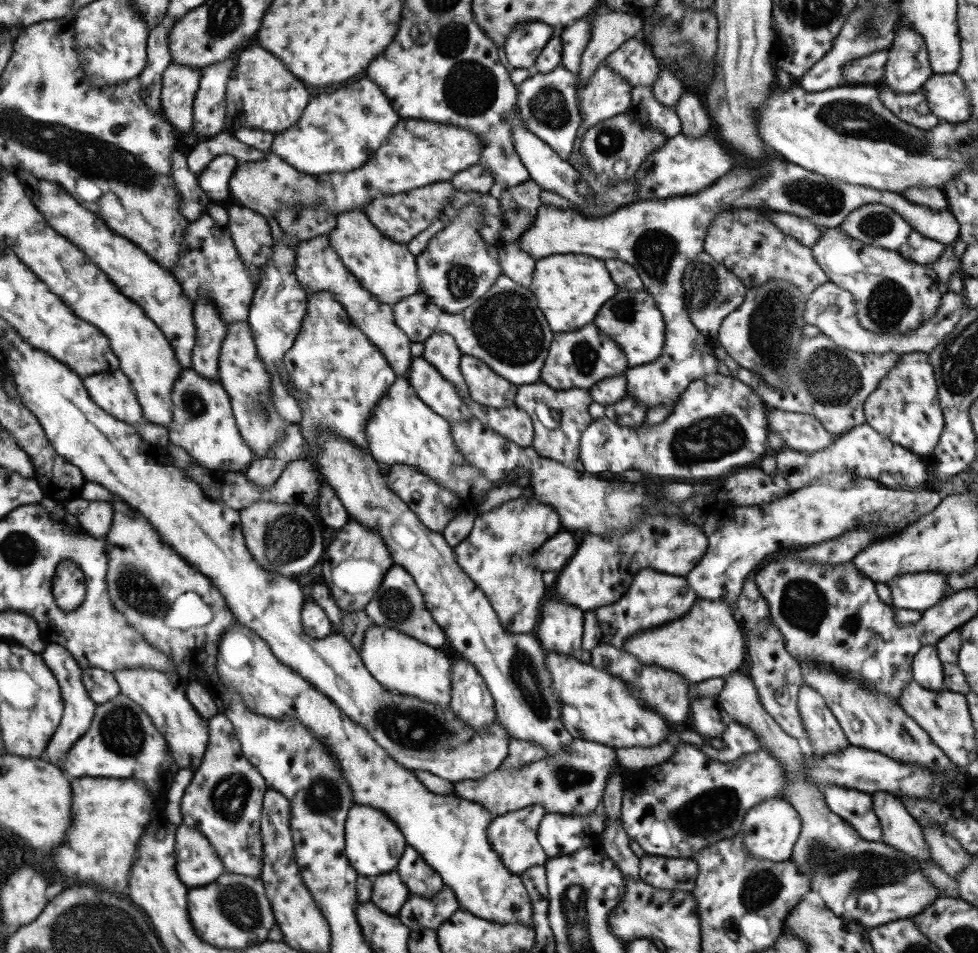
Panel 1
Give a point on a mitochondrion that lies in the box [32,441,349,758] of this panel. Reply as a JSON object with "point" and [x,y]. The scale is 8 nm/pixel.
{"point":[136,589]}

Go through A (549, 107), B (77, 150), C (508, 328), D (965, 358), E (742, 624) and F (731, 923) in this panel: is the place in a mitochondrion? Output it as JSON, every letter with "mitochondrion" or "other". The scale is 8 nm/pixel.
{"A":"mitochondrion","B":"mitochondrion","C":"mitochondrion","D":"mitochondrion","E":"other","F":"mitochondrion"}

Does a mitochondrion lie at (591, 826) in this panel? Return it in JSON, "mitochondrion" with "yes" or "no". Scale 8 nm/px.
{"mitochondrion":"no"}

